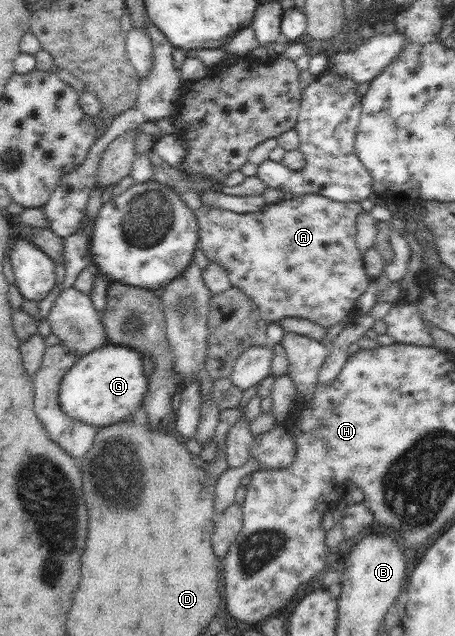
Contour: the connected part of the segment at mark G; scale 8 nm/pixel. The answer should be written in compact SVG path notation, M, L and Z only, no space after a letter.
M108 341L101 348L96 348L85 356L78 358L73 366L62 378L58 401L63 412L74 420L80 420L85 424L91 424L99 428L109 426L117 421L126 418L135 418L137 409L143 410L142 400L145 391L148 390L148 378L143 372L143 356L139 351L122 344L115 344Z

